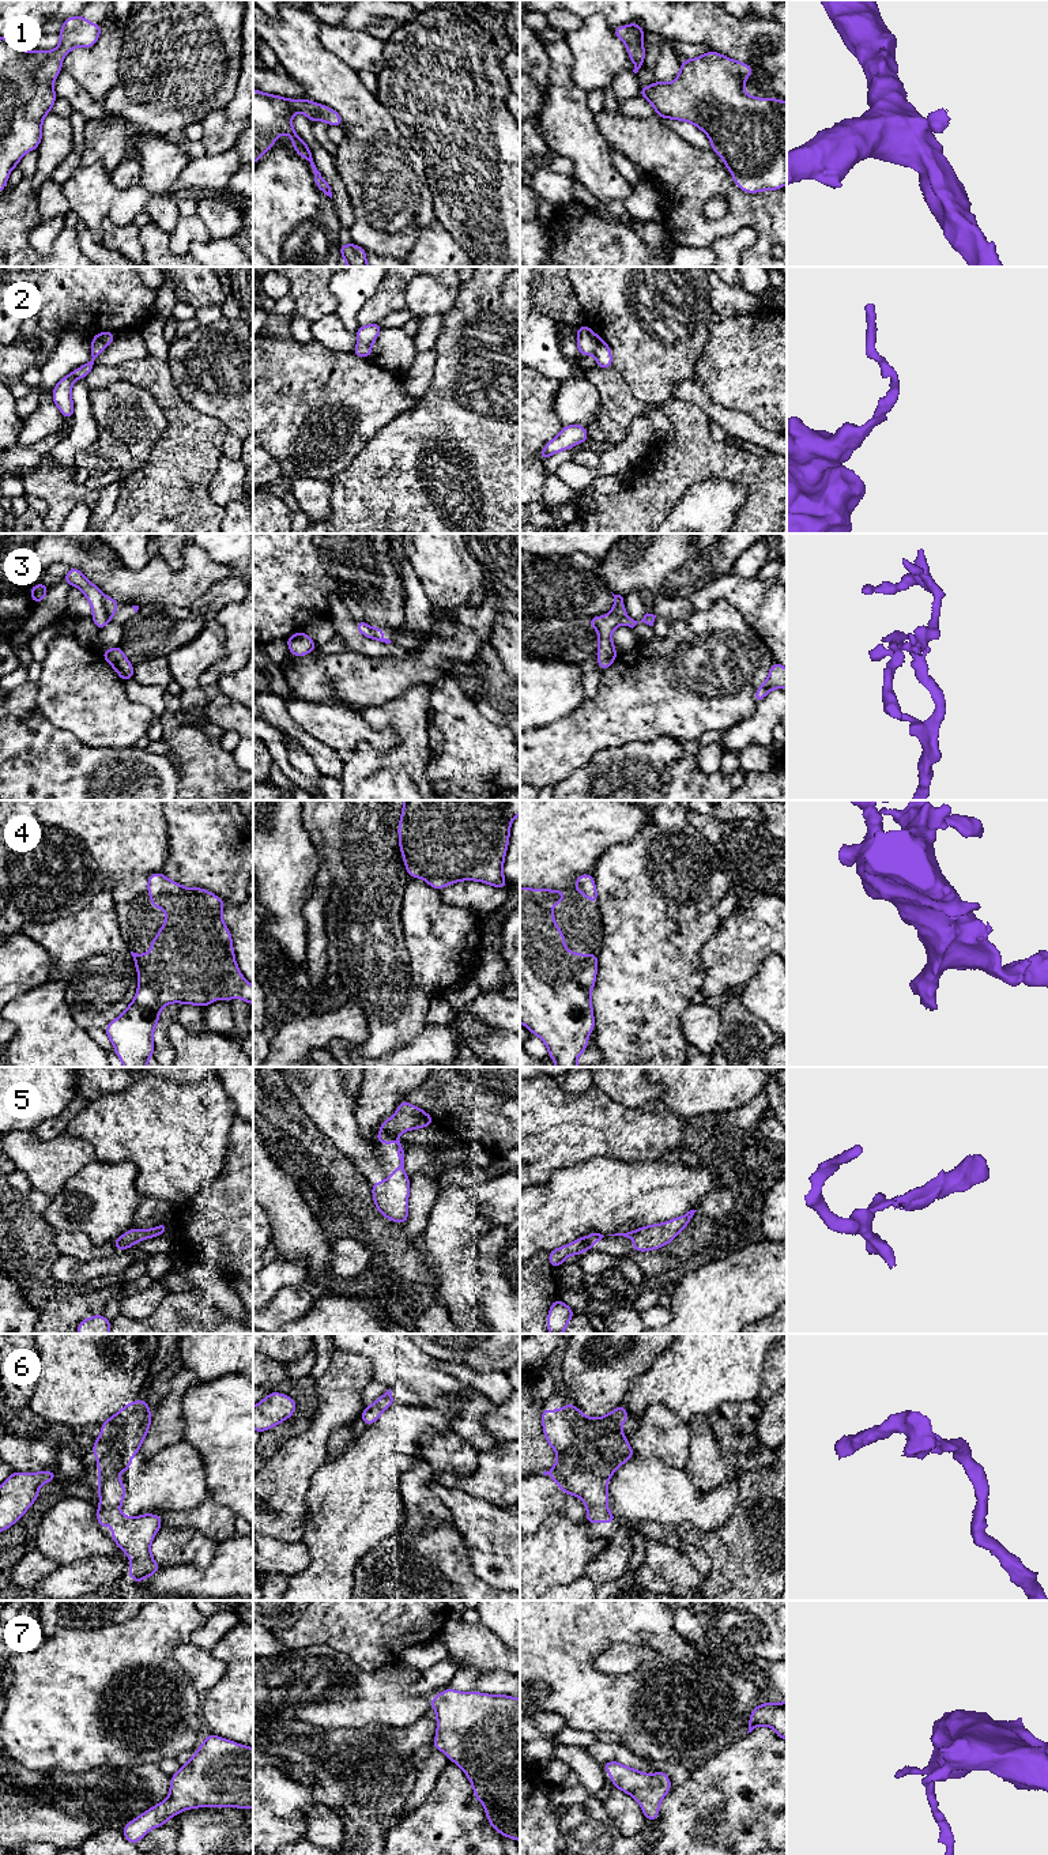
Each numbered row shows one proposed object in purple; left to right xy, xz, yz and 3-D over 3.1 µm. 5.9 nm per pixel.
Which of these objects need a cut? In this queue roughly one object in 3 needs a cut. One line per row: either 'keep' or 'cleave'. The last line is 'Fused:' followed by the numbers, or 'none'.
1: keep
2: keep
3: cleave
4: keep
5: cleave
6: keep
7: keep
Fused: 3, 5

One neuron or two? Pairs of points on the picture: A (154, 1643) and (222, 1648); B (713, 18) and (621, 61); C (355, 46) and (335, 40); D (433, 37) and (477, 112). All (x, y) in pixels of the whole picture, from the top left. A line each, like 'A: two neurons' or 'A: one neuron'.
A: two neurons
B: two neurons
C: one neuron
D: one neuron

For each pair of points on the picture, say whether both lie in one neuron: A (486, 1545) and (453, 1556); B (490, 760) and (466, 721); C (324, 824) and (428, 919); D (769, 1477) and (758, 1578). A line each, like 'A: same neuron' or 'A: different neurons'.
A: different neurons
B: same neuron
C: different neurons
D: same neuron

